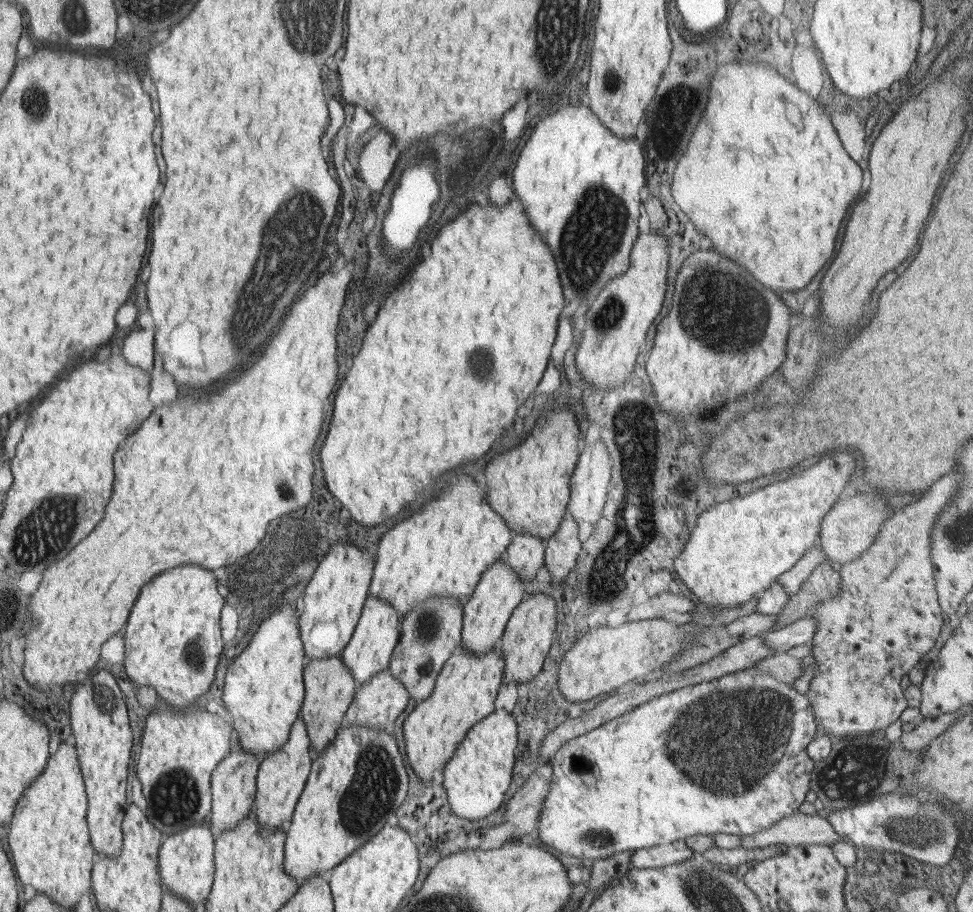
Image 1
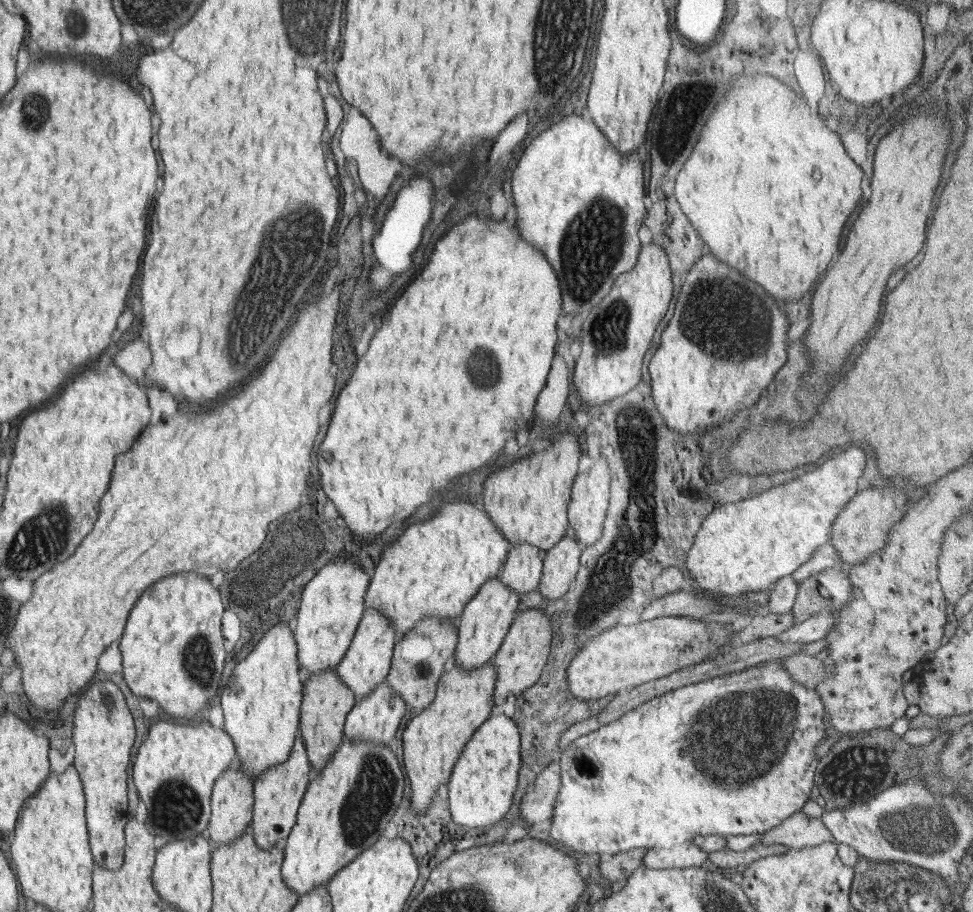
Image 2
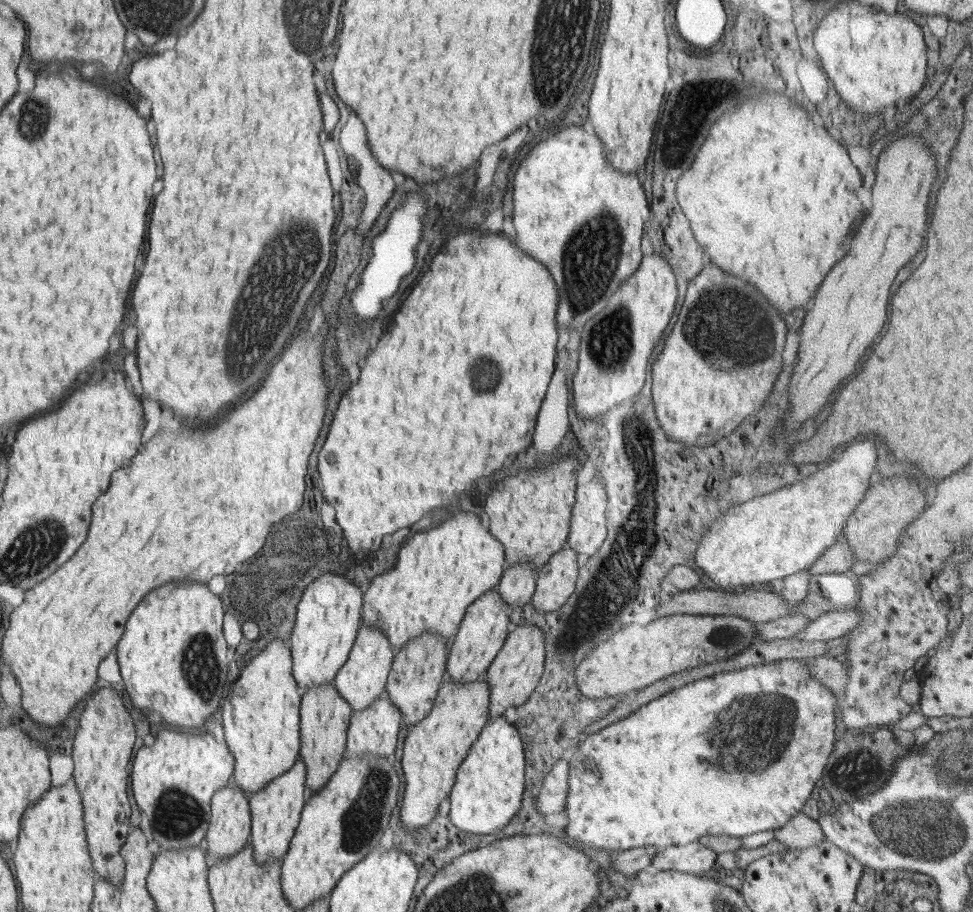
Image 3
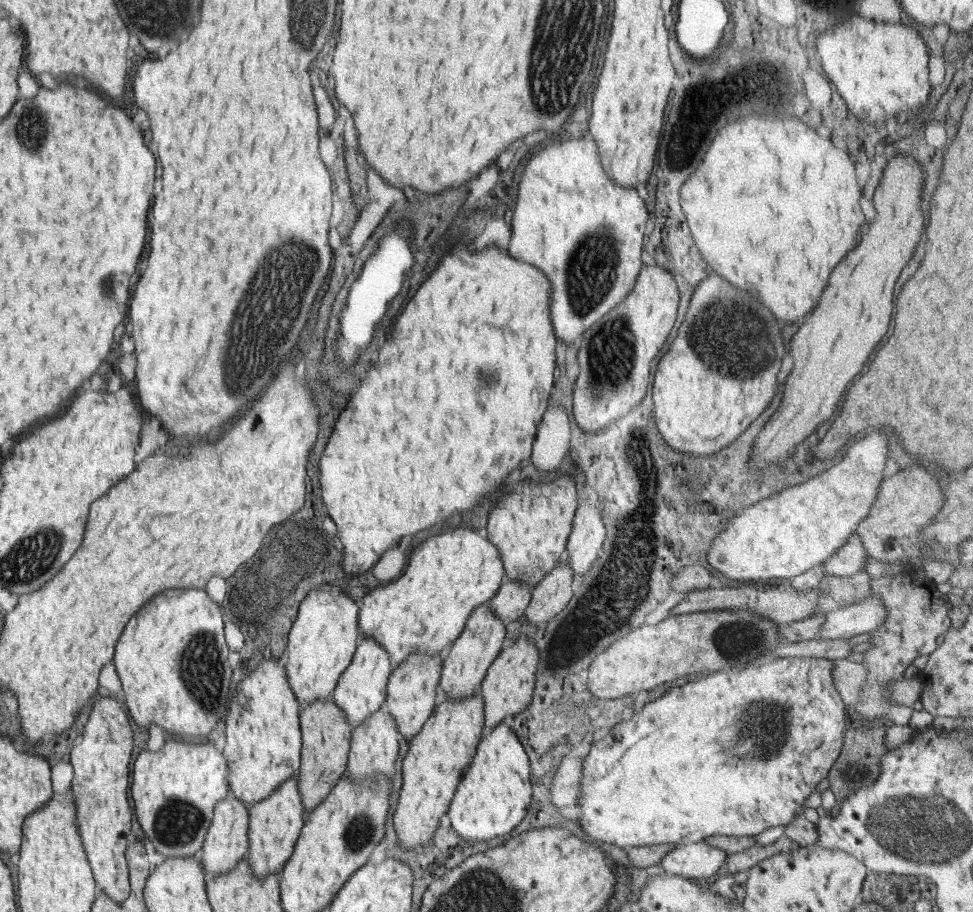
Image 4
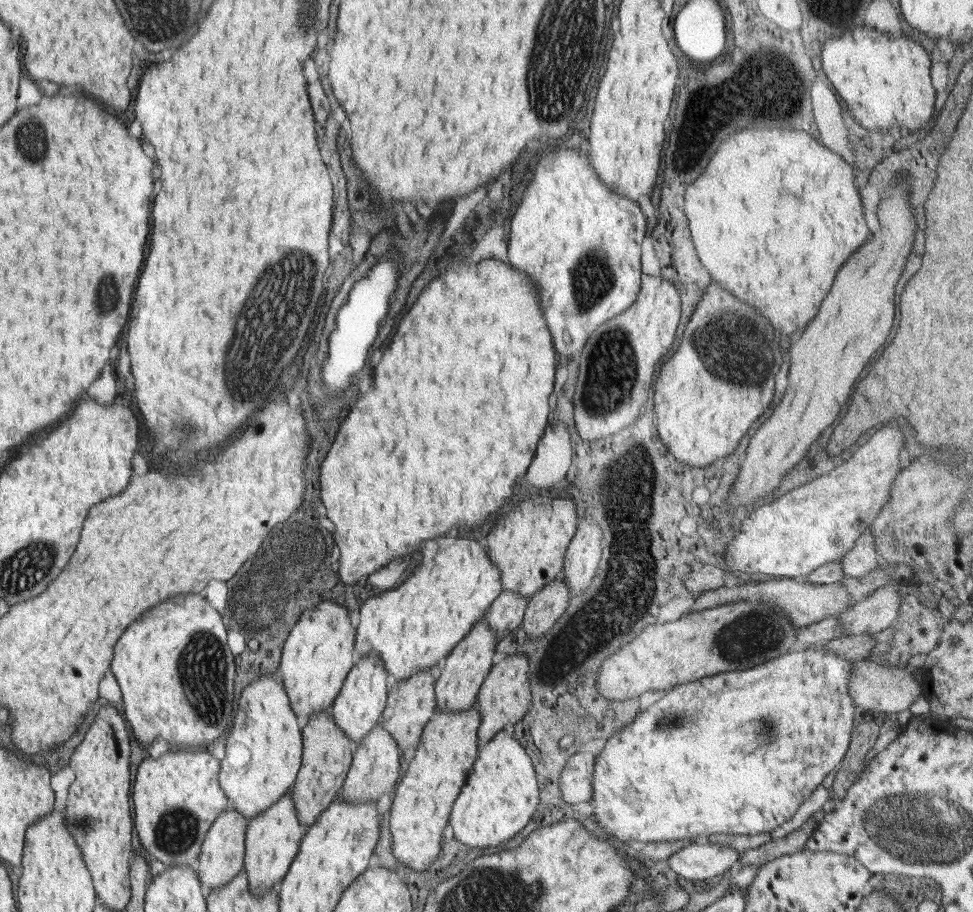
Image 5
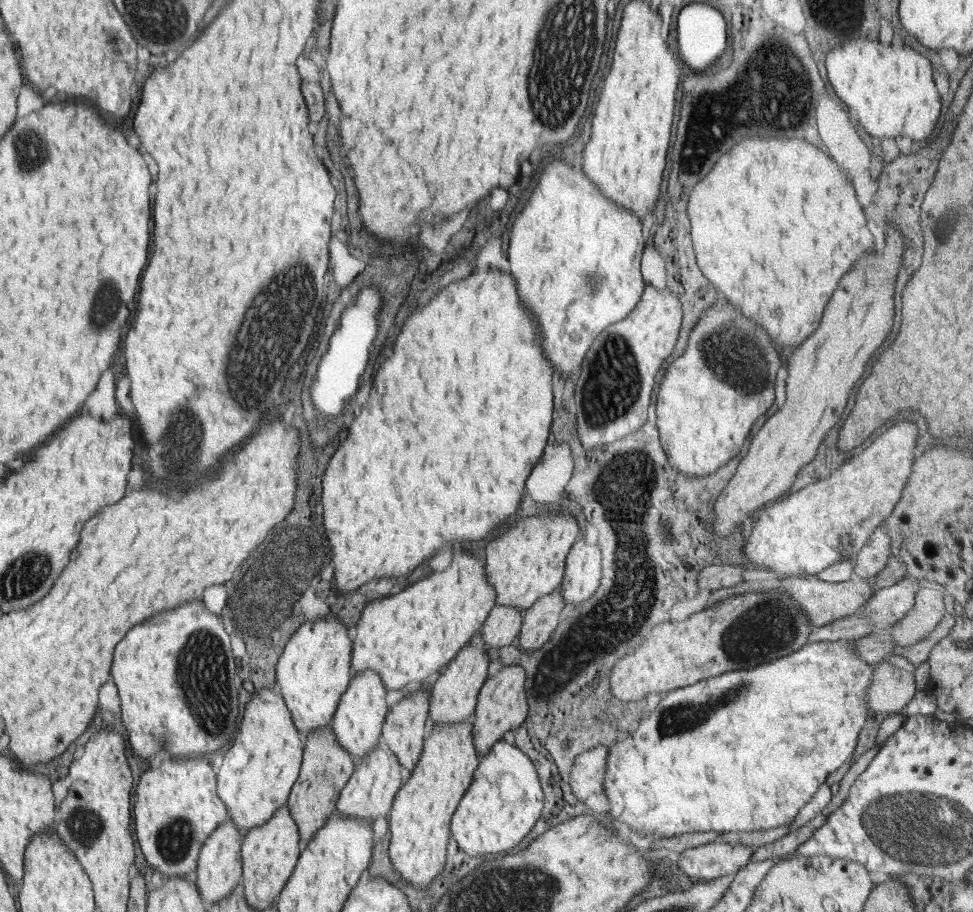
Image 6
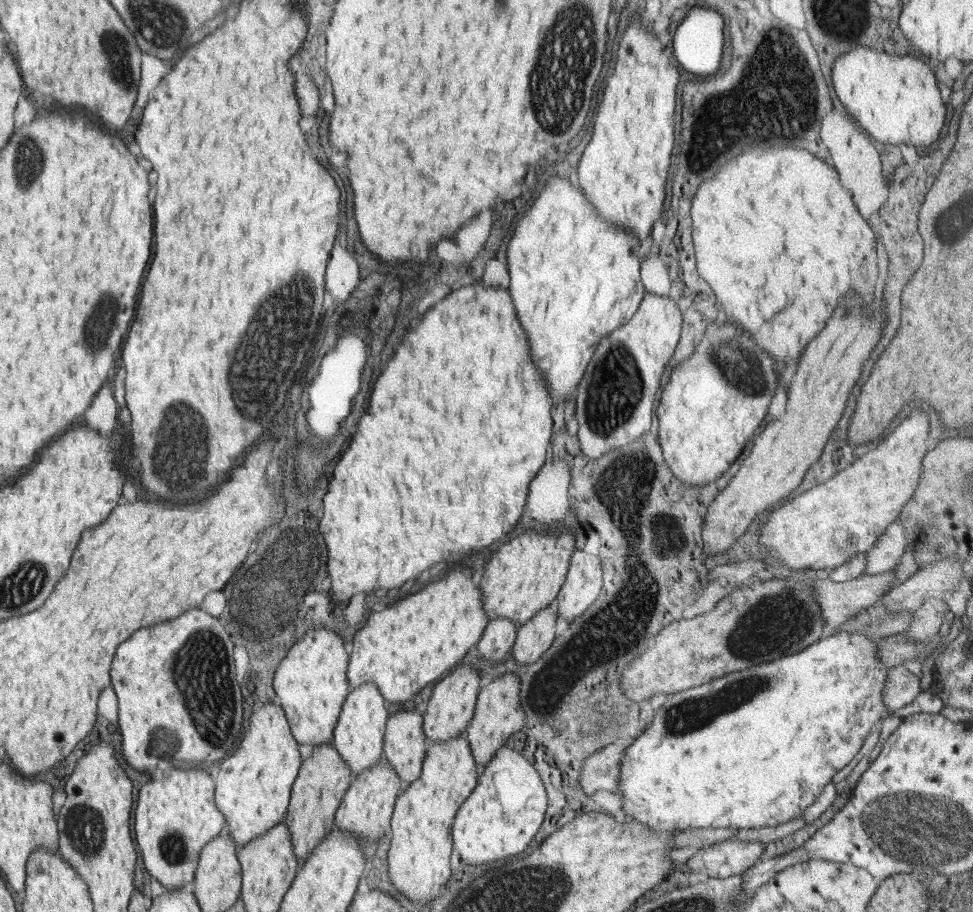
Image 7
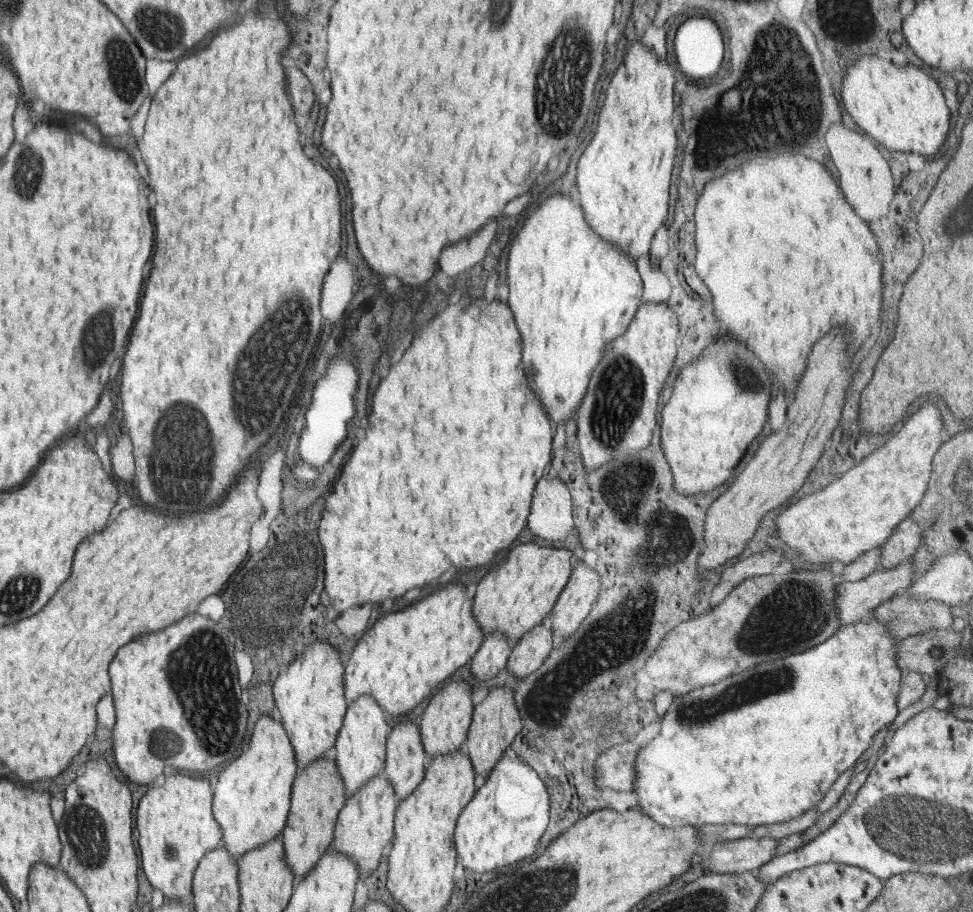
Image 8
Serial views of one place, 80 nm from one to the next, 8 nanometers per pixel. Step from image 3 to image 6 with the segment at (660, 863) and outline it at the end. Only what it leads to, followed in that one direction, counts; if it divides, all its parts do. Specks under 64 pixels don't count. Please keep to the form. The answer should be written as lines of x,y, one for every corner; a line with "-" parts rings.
704,844
688,848
678,854
676,865
694,881
717,879
722,875
733,876
752,859
752,848
737,844

